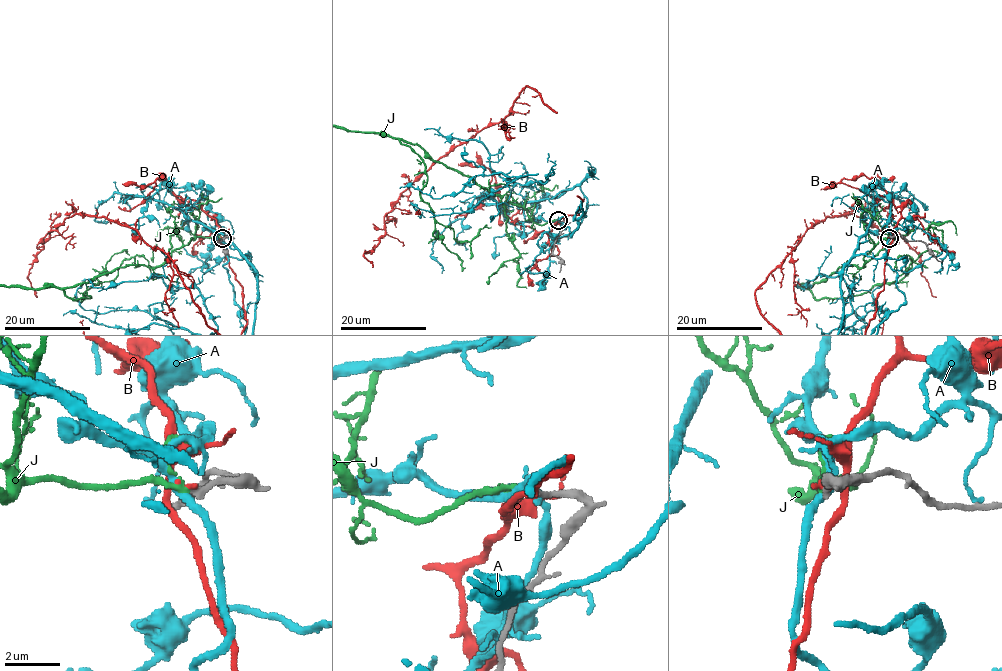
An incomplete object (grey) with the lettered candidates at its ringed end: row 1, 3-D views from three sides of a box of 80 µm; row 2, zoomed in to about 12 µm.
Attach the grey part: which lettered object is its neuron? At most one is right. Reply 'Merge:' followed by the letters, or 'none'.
Merge: J

